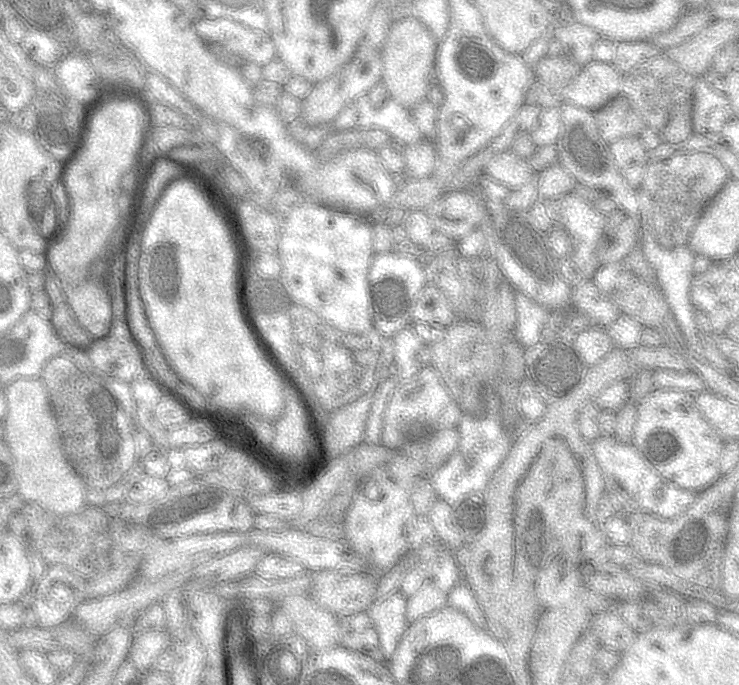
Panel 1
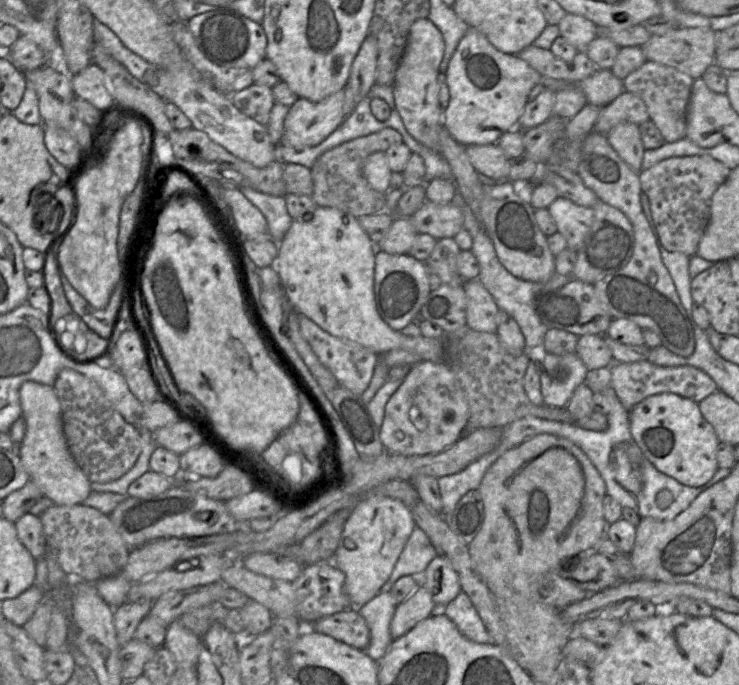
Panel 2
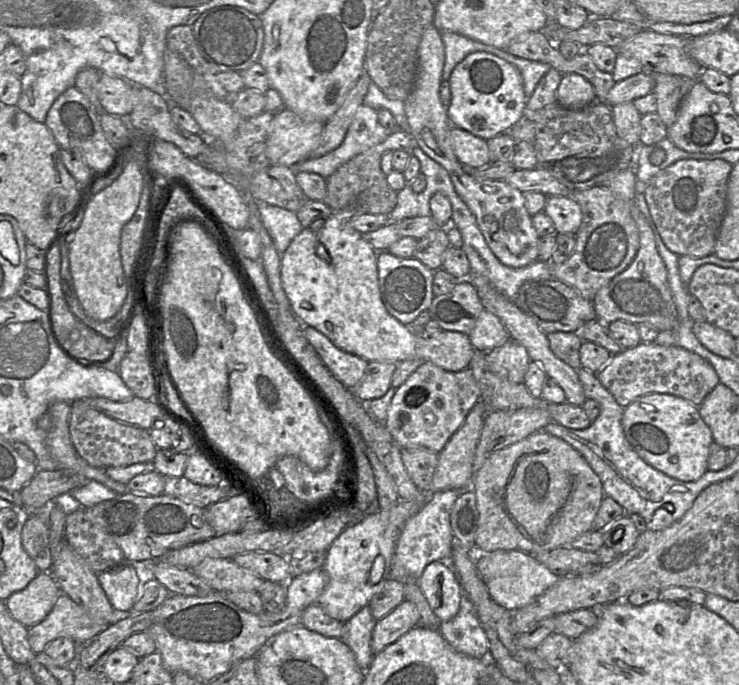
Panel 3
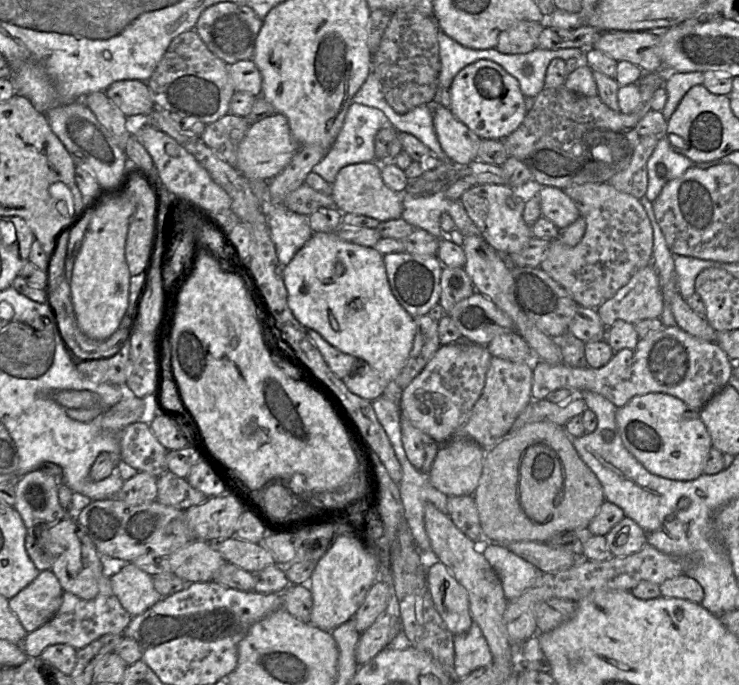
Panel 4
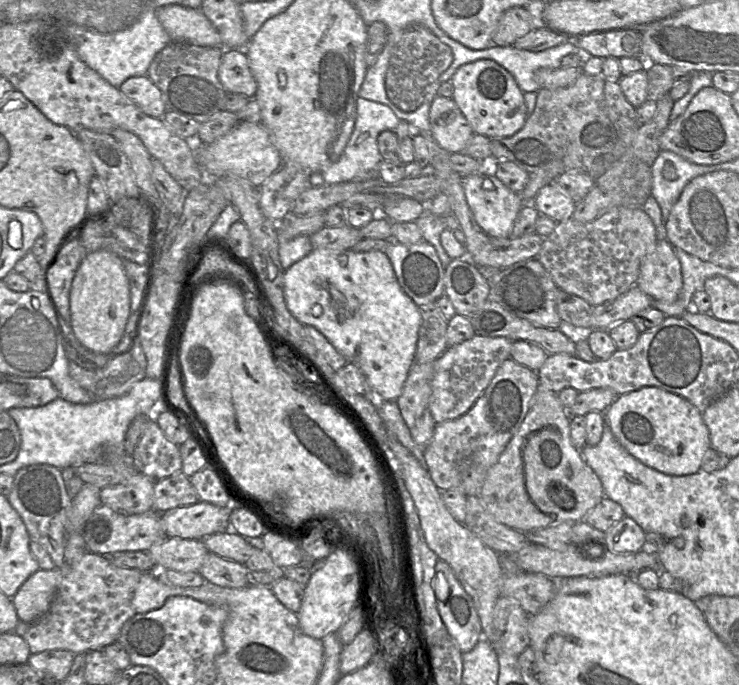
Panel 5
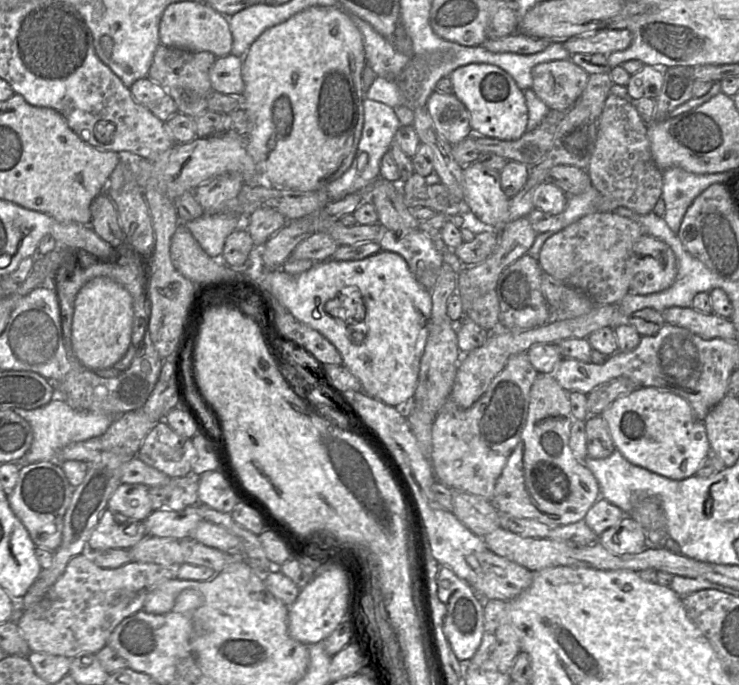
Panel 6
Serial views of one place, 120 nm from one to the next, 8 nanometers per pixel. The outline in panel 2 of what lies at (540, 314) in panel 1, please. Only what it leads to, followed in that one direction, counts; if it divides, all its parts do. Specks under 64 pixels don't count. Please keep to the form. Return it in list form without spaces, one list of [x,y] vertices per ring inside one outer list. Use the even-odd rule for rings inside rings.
[[[457,188],[456,195],[452,202],[459,205],[460,209],[462,210],[464,216],[463,227],[465,230],[469,232],[473,240],[472,248],[470,251],[475,255],[480,267],[480,273],[477,279],[492,295],[498,308],[502,311],[507,312],[517,322],[525,338],[527,352],[542,349],[543,337],[548,328],[541,322],[540,318],[534,310],[534,296],[536,293],[545,293],[548,291],[558,289],[567,284],[569,279],[572,277],[563,276],[555,272],[547,282],[538,283],[525,281],[513,276],[498,259],[498,256],[496,254],[494,245],[490,237],[484,230],[478,218],[471,211],[470,207],[464,202],[464,200],[458,194]]]

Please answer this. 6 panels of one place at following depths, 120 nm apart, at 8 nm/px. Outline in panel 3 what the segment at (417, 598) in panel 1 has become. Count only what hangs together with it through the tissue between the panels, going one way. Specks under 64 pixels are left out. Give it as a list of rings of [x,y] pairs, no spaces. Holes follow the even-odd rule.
[[[404,600],[389,614],[377,620],[371,637],[371,649],[379,653],[388,645],[396,642],[409,630],[419,625],[420,614],[416,605]]]

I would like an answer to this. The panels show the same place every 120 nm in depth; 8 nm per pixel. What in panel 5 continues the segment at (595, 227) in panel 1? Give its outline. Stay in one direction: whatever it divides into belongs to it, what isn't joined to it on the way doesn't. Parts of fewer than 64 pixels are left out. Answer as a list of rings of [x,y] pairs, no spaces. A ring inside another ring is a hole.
[[[551,182],[538,191],[533,205],[539,214],[545,214],[559,223],[572,217],[576,203],[554,182]]]

